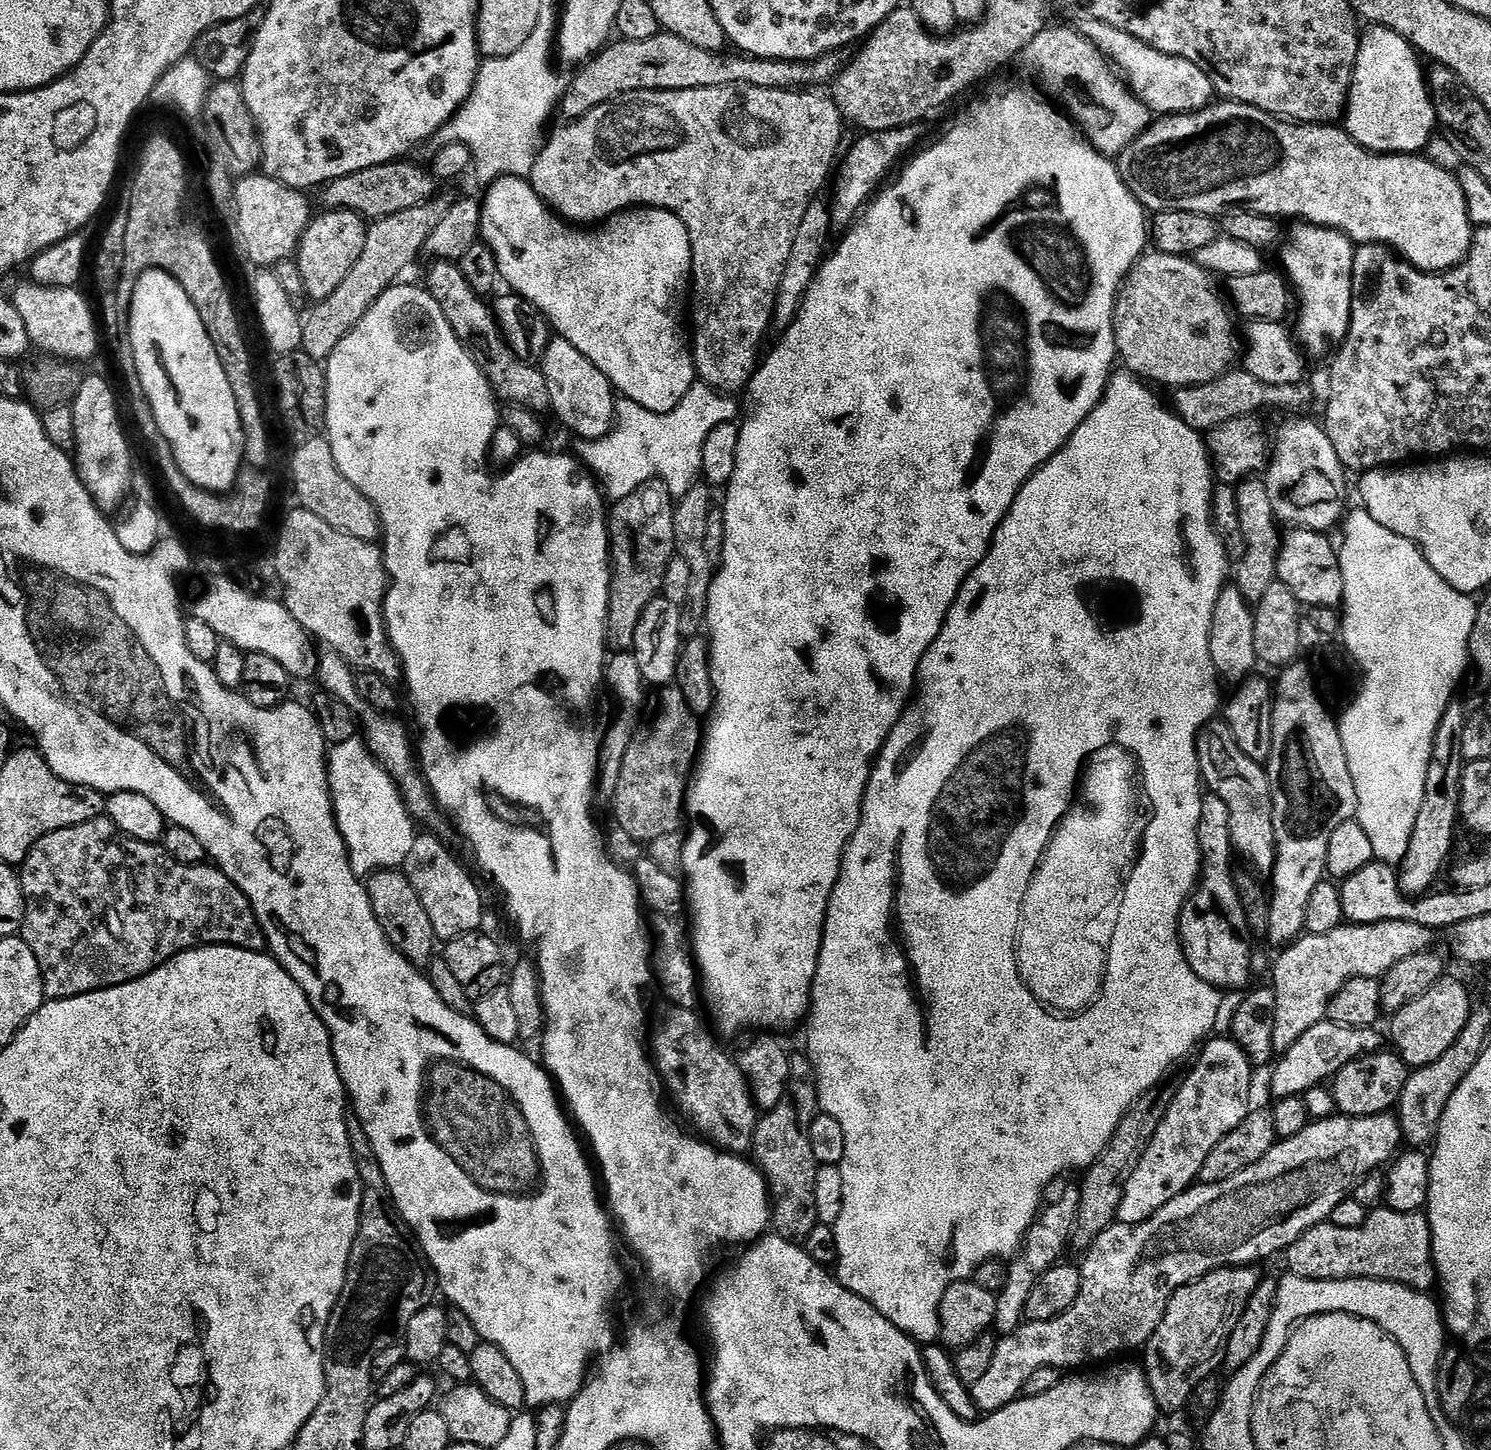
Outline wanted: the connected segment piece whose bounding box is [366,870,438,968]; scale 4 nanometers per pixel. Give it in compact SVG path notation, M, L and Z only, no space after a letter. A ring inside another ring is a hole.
M400 870L376 872L367 877L366 887L371 909L374 910L374 916L382 926L387 940L413 965L419 968L427 967L435 957L434 946L437 947L438 941L430 918L427 917L408 876Z

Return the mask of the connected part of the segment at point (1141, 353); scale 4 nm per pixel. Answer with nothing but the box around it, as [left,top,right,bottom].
[1114,251,1242,390]

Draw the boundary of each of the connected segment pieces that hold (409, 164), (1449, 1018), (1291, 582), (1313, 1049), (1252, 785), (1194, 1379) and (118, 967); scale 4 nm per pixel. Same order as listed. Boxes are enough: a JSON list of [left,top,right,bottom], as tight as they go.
[[322,158,438,222],[1391,979,1474,1069],[1276,527,1344,609],[1271,1018,1386,1100],[1196,719,1276,874],[1142,1266,1262,1414],[19,815,265,1000]]

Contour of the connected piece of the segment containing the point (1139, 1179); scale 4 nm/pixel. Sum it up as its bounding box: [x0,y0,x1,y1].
[1116,1039,1254,1224]

